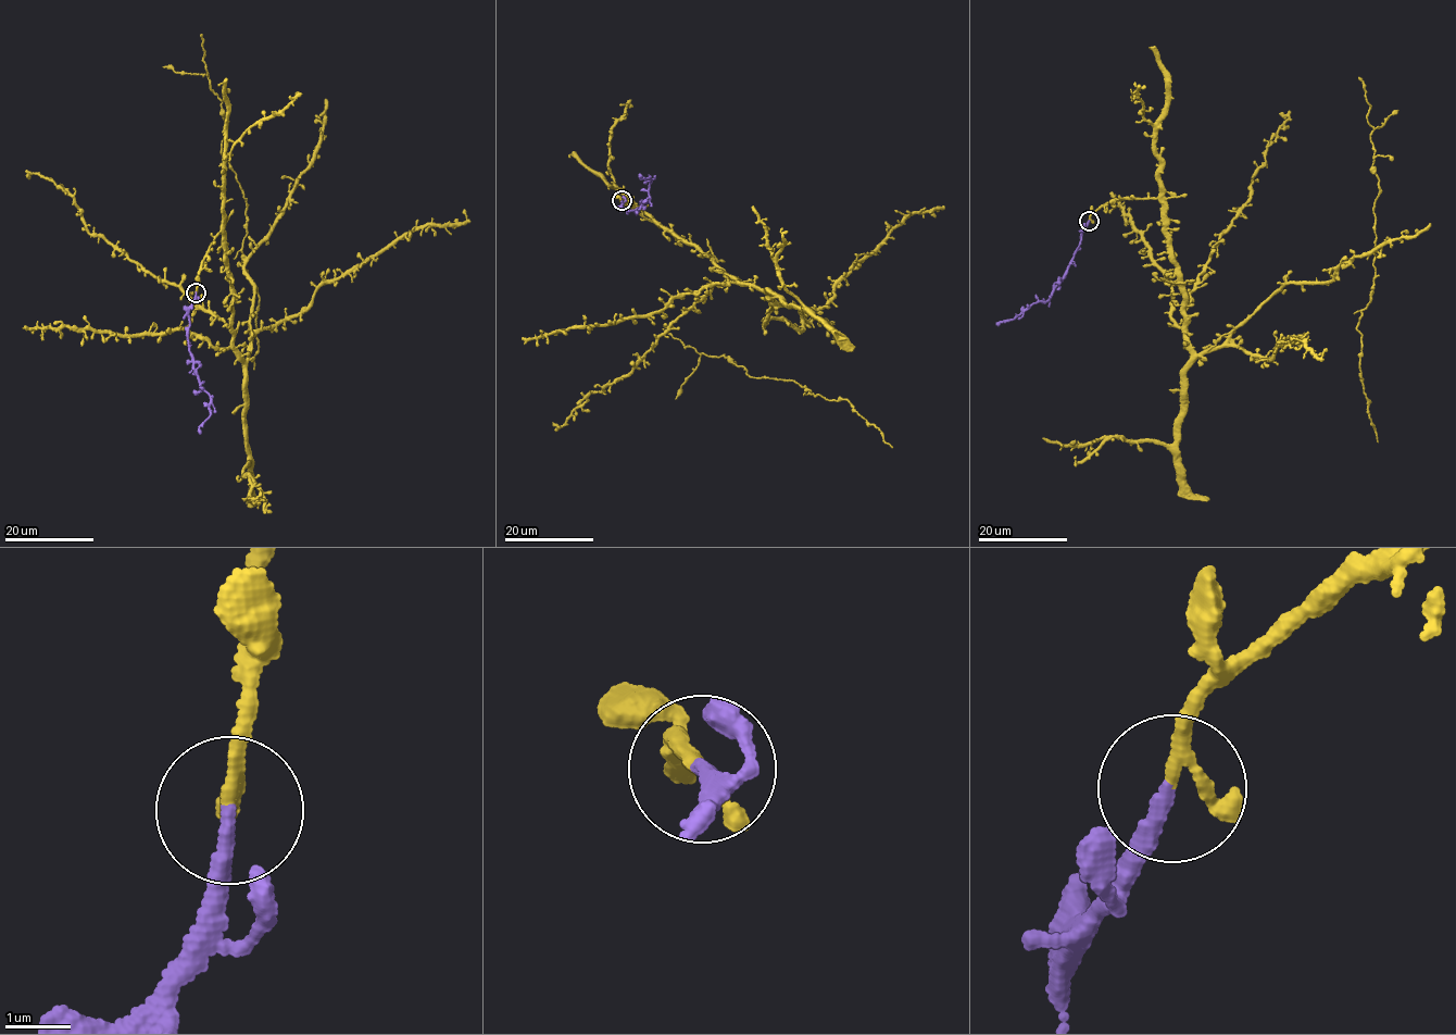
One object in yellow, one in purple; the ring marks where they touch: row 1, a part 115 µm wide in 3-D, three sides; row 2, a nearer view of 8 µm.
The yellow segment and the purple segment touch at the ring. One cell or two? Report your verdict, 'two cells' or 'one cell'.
one cell

